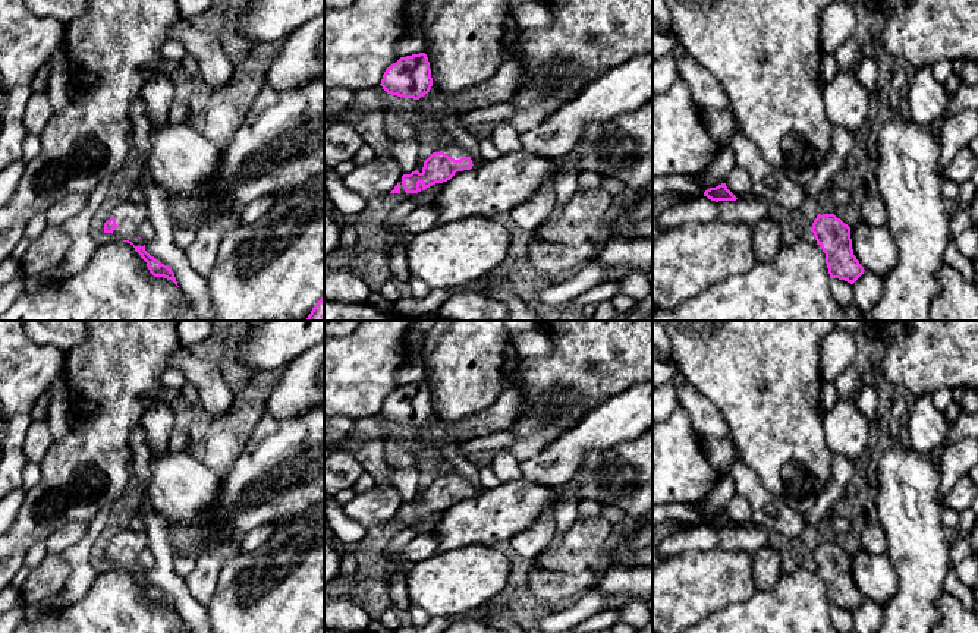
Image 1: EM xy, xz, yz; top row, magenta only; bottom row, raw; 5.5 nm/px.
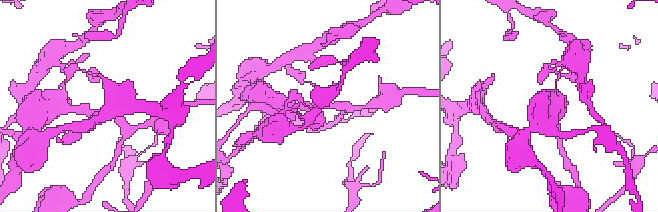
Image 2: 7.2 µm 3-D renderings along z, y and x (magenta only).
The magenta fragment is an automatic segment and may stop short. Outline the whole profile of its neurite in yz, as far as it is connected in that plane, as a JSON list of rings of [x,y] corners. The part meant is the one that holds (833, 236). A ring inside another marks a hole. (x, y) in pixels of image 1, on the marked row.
[[[818,214],[811,232],[826,253],[830,278],[853,284],[865,270],[853,255],[850,227],[834,214]]]

